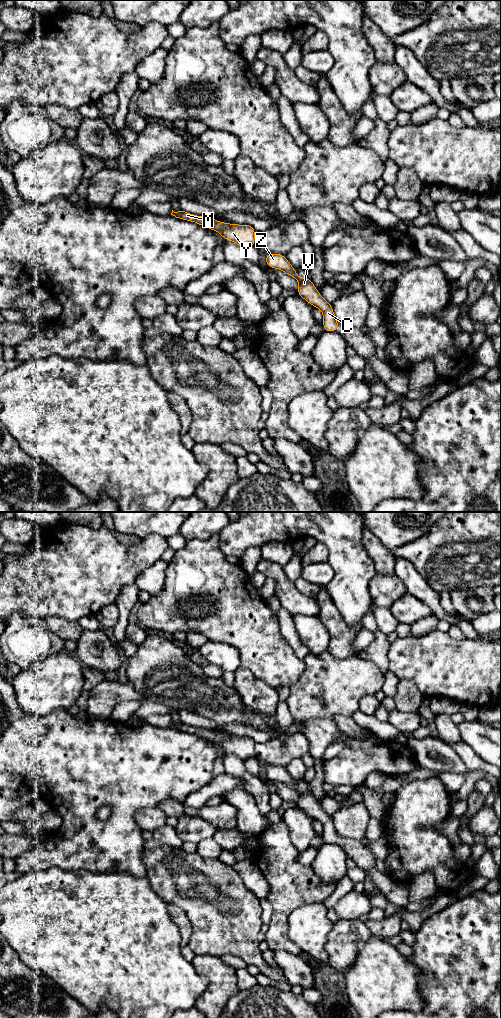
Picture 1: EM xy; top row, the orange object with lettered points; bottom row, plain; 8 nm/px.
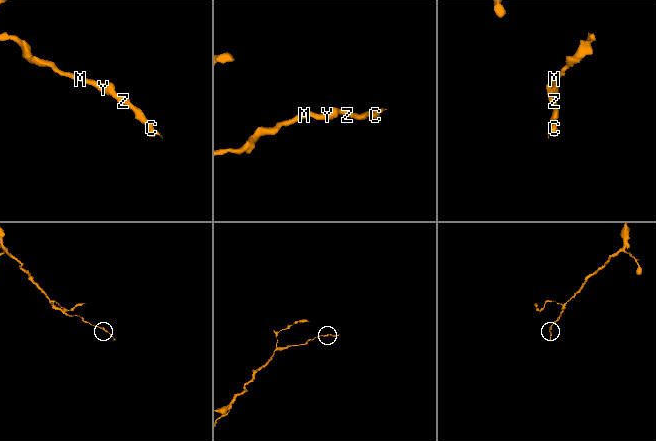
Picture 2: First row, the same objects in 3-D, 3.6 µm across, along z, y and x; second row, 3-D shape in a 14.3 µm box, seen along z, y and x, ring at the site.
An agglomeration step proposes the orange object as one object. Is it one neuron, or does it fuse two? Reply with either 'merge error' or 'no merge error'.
no merge error

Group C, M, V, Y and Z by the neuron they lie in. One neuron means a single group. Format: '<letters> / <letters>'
C M V Y Z

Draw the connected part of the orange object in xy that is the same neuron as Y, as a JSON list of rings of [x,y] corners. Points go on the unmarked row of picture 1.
[[[181,720],[177,724],[172,722],[171,727],[178,731],[194,734],[208,741],[217,743],[222,747],[224,752],[230,752],[243,761],[249,758],[256,759],[254,752],[256,742],[248,736],[238,737],[219,734],[213,729],[197,728],[185,724]]]

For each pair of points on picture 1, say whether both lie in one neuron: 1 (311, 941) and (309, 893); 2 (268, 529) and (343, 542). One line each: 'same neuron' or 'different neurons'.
1: different neurons
2: same neuron

